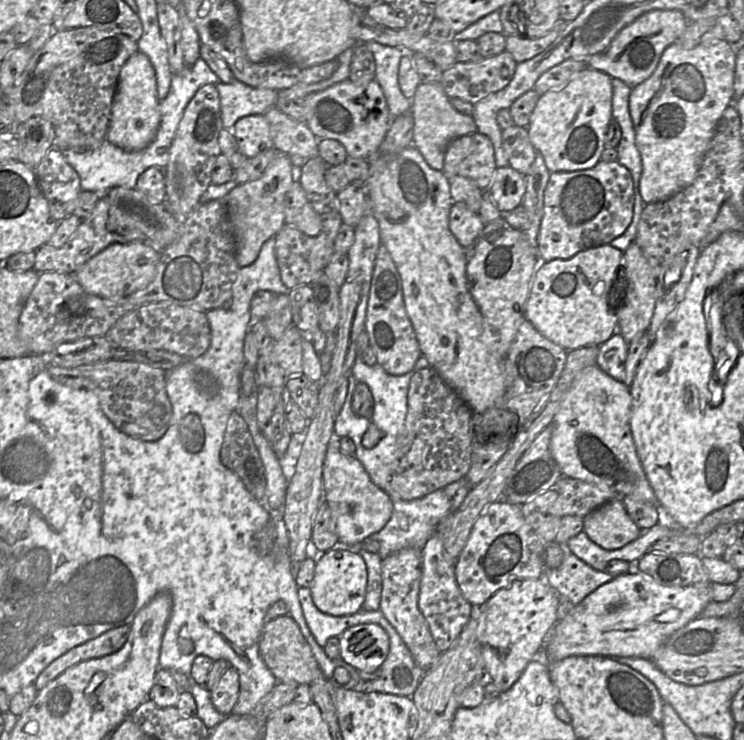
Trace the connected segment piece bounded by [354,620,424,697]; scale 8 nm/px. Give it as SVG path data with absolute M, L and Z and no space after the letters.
M386 620L386 623L386 633L389 637L389 653L381 667L377 670L377 677L373 680L361 680L360 685L355 687L354 690L412 697L424 675L424 671L416 664L411 652L396 629L388 620Z

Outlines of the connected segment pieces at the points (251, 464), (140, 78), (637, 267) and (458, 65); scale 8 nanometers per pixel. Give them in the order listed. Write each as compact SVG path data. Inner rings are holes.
M238 412L228 419L220 459L239 476L255 501L268 510L265 469L248 426Z
M137 51L121 69L106 139L126 151L142 150L155 139L160 121L155 69L148 56Z
M633 241L624 253L627 297L618 308L618 330L630 343L648 329L656 304L656 278L639 246Z
M507 51L479 61L457 61L449 69L443 71L441 85L450 99L459 98L474 105L488 95L505 88L512 80L516 66L517 62Z

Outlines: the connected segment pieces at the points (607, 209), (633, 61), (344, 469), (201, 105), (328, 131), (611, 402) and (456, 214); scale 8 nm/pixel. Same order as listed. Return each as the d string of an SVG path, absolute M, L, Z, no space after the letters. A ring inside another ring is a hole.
M600 161L595 167L575 172L550 172L544 195L544 215L537 237L542 262L568 260L579 252L610 244L625 233L634 213L634 184L631 172L618 161Z
M681 10L645 12L624 27L605 51L592 55L588 65L633 88L652 75L663 51L682 36L688 23Z
M337 438L329 444L323 464L323 500L335 514L338 545L342 546L358 546L366 538L379 532L393 513L390 496L373 483L355 456L341 451Z
M207 84L197 91L186 107L164 169L165 206L176 218L187 218L200 204L201 196L212 183L215 163L222 154L219 137L223 128L218 90L215 84Z
M348 78L325 90L312 93L304 100L308 104L308 127L313 134L318 139L333 139L340 142L352 158L369 159L377 153L392 124L386 97L375 79L366 84L355 84Z
M596 364L582 369L574 377L550 425L550 452L563 476L594 484L601 490L611 490L618 497L630 496L658 505L637 455L630 426L631 411L632 397L628 386L613 379Z
M454 203L449 219L449 227L459 244L465 248L471 248L484 230L486 224L479 213L472 212L464 205Z

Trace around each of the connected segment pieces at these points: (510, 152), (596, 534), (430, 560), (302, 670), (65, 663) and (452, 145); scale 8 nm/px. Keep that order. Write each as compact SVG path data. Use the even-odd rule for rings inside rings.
M513 125L503 129L501 134L509 166L522 175L526 175L534 163L537 153L529 139L527 127Z
M618 497L584 517L583 531L595 544L606 550L620 549L636 540L642 532Z
M439 533L433 534L421 551L422 576L418 606L440 652L450 648L471 618L472 605L463 597L456 581L455 563L444 550Z
M289 615L266 621L259 640L259 650L264 663L279 682L310 685L318 678L325 677L298 624Z
M122 625L70 649L42 670L33 683L35 688L40 691L67 668L81 661L103 657L118 651L126 642L129 631L130 625Z
M478 131L453 139L446 148L443 173L448 179L465 177L489 192L496 169L493 143Z

